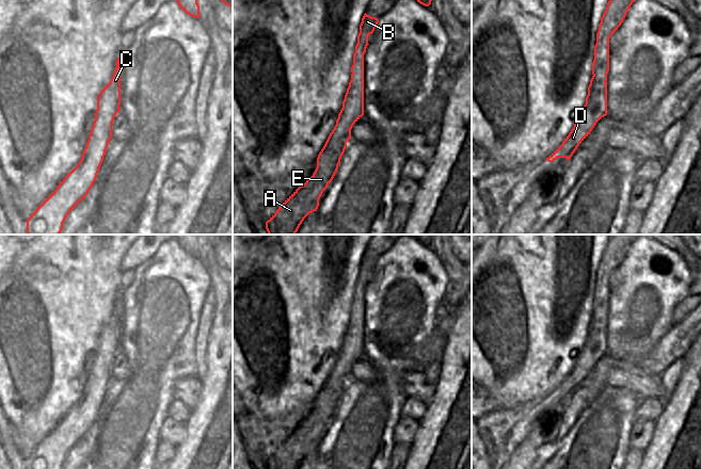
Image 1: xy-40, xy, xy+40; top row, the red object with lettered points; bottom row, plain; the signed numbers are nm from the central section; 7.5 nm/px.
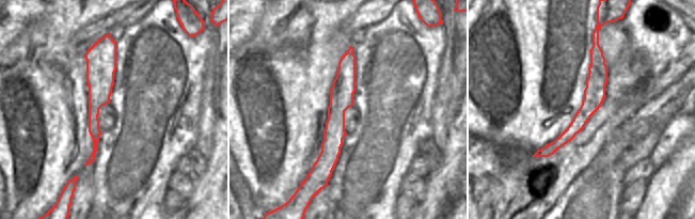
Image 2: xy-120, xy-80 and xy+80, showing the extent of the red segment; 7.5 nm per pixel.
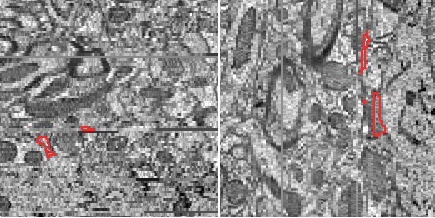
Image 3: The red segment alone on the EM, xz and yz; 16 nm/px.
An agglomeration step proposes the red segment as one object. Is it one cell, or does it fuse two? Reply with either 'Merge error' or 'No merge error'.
Merge error

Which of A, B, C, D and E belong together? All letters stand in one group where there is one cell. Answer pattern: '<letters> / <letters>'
A C D E / B

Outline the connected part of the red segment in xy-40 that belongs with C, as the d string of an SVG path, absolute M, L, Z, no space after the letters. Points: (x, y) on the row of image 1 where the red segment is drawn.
M116 61L116 67L110 82L101 90L97 99L95 120L82 152L82 157L76 167L69 172L59 183L57 189L37 207L27 220L28 234L60 234L63 223L69 212L87 195L93 187L99 167L103 161L108 142L112 139L112 123L114 116L121 111L121 64Z

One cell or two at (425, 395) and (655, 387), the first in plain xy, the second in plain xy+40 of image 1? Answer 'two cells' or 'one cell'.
one cell

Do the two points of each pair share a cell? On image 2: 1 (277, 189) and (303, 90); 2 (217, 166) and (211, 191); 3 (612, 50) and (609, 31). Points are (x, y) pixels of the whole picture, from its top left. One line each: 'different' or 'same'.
1: same
2: same
3: same

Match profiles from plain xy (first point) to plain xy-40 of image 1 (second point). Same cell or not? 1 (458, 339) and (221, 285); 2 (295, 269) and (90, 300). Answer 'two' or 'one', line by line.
1: one
2: one

